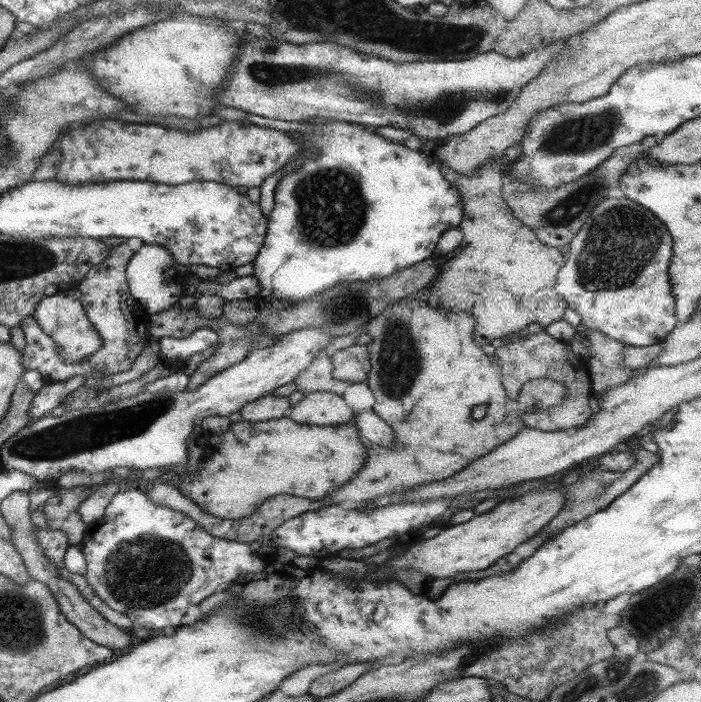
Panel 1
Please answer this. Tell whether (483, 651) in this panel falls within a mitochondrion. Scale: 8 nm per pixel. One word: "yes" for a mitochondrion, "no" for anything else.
yes

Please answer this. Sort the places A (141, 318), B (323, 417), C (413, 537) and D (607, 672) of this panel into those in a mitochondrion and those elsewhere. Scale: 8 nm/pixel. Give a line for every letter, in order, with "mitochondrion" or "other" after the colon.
A: other
B: other
C: other
D: mitochondrion

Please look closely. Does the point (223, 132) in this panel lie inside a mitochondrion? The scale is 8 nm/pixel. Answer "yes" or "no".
no

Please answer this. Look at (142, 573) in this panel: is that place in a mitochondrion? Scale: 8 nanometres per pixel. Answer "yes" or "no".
yes

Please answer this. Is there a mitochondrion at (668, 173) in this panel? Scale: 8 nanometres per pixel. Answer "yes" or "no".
no

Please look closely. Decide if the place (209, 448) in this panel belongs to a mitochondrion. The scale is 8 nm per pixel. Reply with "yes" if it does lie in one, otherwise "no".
no

